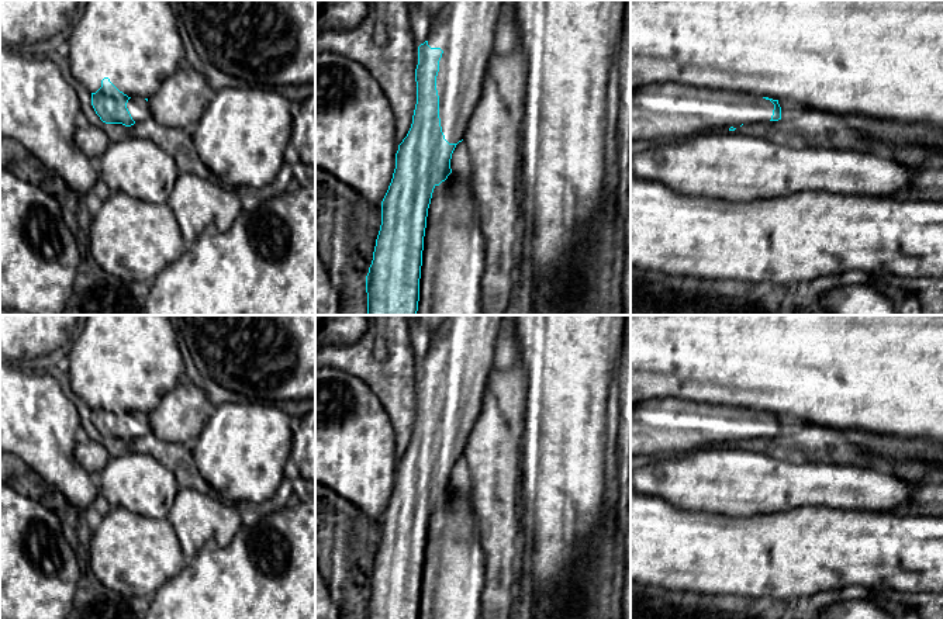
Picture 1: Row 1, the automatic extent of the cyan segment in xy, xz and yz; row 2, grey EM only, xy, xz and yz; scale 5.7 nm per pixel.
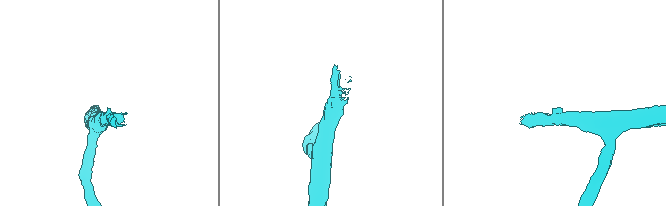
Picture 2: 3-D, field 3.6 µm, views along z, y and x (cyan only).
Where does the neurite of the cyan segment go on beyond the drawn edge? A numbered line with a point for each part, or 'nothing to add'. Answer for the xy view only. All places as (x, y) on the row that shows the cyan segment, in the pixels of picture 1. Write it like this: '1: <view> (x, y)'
1: xy (138, 107)

